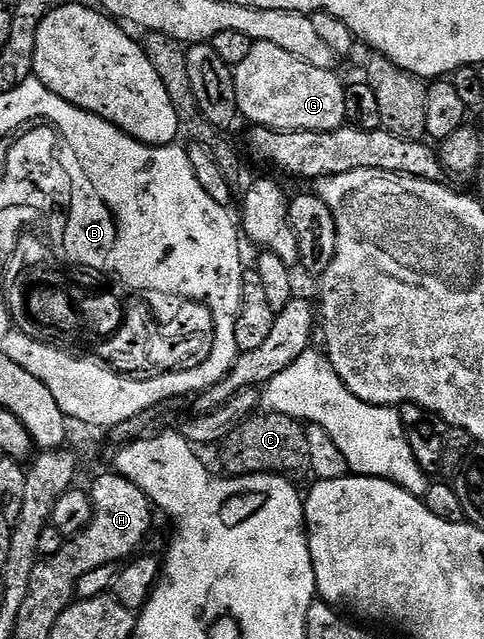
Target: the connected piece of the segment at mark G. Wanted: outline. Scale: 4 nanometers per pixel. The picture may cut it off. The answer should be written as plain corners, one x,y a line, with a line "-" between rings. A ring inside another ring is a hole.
255,42
246,58
238,62
232,73
239,115
245,116
251,123
250,125
270,128
273,132
332,132
336,128
345,127
345,85
340,84
335,74
335,71
308,65
272,42

